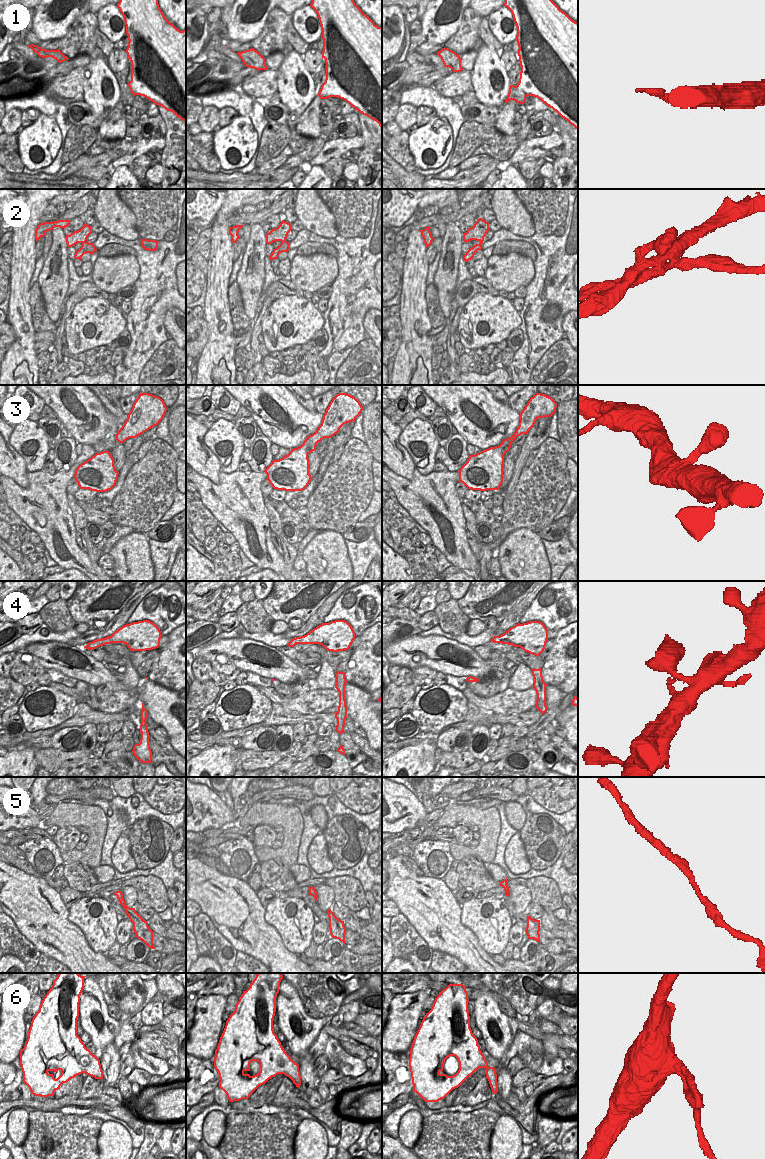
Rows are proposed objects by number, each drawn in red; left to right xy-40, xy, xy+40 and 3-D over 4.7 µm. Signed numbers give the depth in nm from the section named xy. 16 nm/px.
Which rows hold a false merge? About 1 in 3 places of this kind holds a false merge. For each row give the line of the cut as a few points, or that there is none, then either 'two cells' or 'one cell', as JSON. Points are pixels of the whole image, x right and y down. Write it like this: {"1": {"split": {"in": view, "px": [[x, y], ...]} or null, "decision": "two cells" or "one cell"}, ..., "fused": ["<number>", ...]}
{"1": {"split": {"in": "xy+40", "px": [[517, 85], [527, 95]]}, "decision": "two cells"}, "2": {"split": {"in": "xy", "px": [[285, 240], [281, 242]]}, "decision": "two cells"}, "3": {"split": null, "decision": "one cell"}, "4": {"split": null, "decision": "one cell"}, "5": {"split": null, "decision": "one cell"}, "6": {"split": {"in": "xy+40", "px": [[496, 1078], [488, 1080]]}, "decision": "two cells"}, "fused": ["1", "2", "6"]}

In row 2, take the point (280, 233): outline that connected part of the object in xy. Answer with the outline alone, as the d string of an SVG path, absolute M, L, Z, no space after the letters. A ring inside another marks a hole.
M282 220L277 228L266 234L266 243L272 244L275 241L286 241L287 235L291 230L291 224Z

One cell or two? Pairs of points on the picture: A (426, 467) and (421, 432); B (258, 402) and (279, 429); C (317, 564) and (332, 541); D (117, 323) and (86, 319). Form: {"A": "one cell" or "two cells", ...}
{"A": "one cell", "B": "one cell", "C": "one cell", "D": "one cell"}

